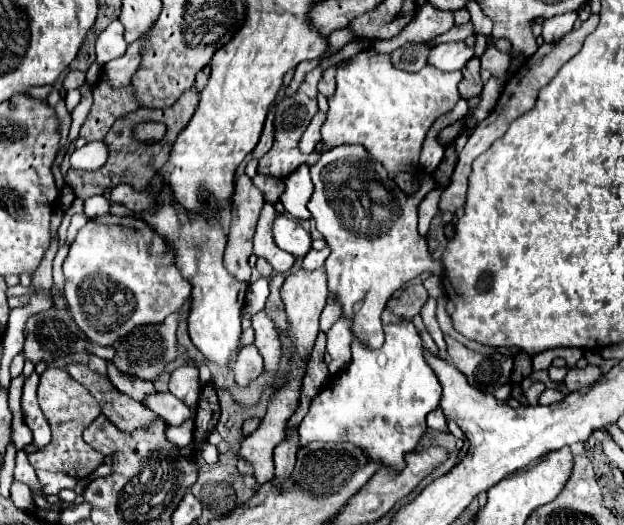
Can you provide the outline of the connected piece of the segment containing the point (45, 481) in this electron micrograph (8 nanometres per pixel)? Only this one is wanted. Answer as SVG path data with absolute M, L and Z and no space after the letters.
M37 470L36 474L46 496L58 495L62 489L74 488L74 484L76 484L74 478L70 478L62 472Z

